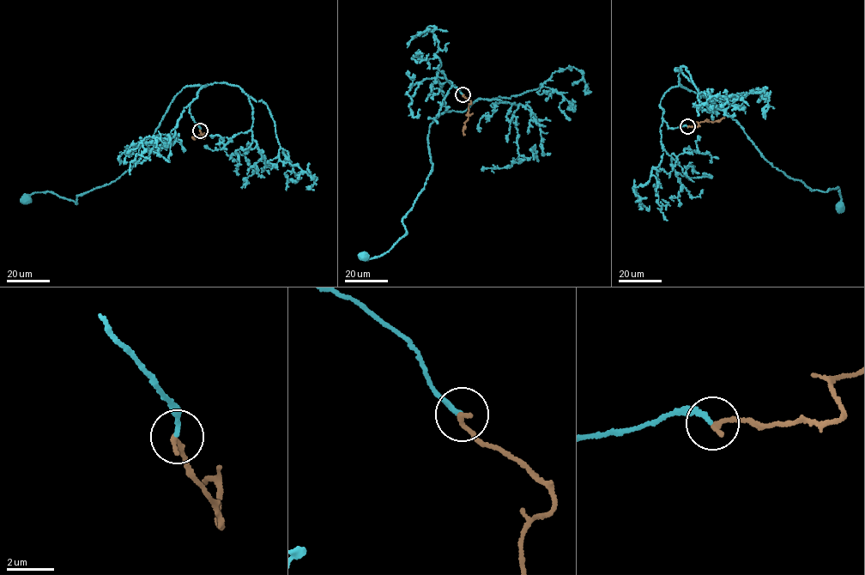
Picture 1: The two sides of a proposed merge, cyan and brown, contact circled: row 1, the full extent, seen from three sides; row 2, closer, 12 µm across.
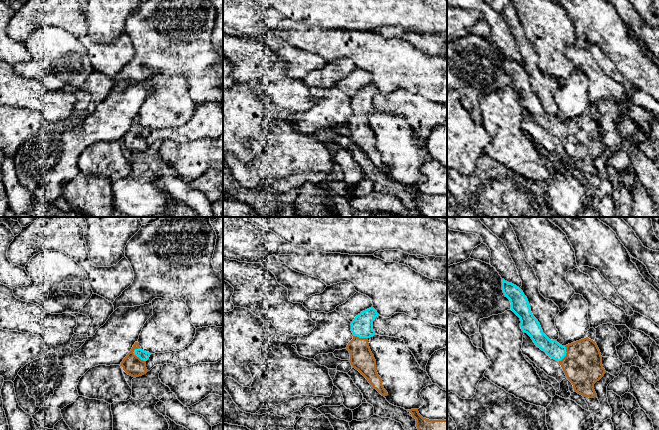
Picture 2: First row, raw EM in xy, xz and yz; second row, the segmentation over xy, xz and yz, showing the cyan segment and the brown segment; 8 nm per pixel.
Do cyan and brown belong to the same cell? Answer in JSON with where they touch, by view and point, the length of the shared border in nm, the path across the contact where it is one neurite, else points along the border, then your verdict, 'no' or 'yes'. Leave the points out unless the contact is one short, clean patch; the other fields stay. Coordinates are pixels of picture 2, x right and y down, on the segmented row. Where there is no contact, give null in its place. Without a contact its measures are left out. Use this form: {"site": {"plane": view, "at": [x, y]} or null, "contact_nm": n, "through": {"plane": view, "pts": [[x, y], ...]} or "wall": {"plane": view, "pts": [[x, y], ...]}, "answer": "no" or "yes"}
{"site": {"plane": "xy", "at": [137, 356]}, "contact_nm": 140, "through": {"plane": "xy", "pts": [[143, 355], [137, 356], [132, 365]]}, "answer": "yes"}

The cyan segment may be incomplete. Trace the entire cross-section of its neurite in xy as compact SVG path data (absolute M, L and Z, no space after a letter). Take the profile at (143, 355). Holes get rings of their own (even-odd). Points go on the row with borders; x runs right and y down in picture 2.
M135 342L131 351L121 362L123 370L132 377L139 377L148 372L146 361L150 357L150 353L142 350L138 342Z

